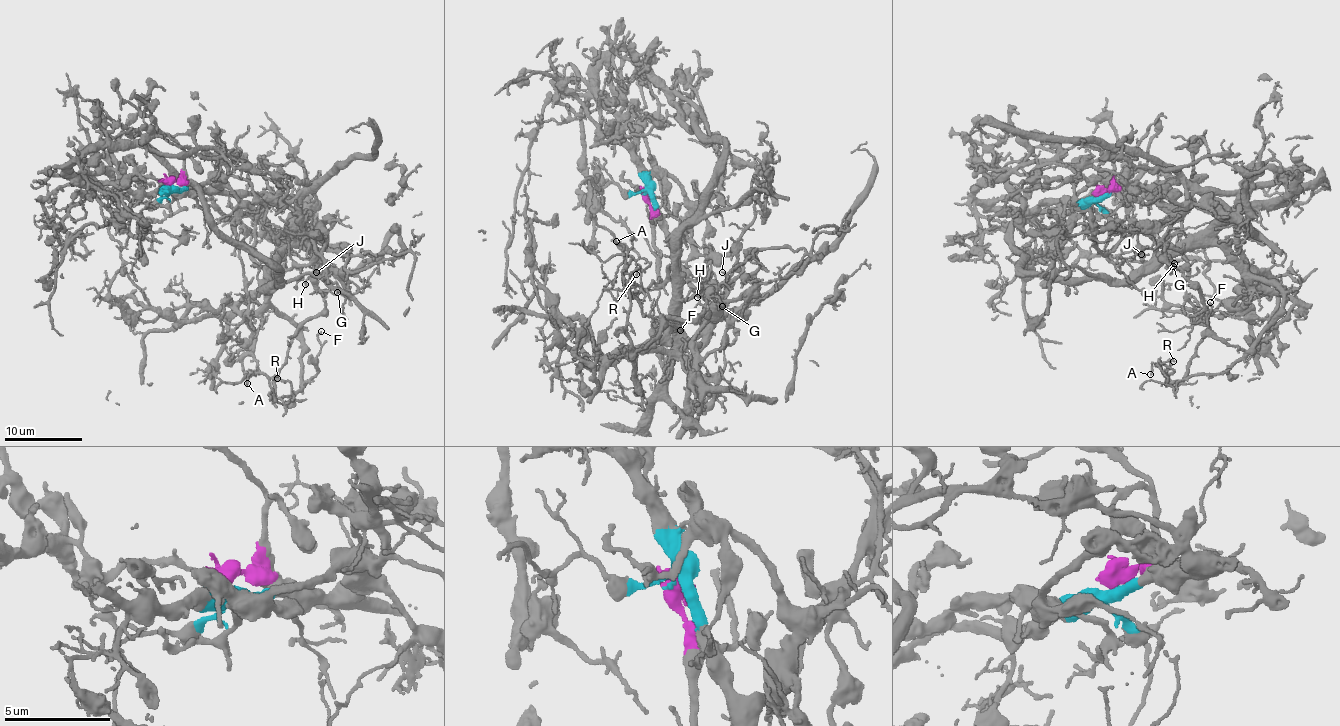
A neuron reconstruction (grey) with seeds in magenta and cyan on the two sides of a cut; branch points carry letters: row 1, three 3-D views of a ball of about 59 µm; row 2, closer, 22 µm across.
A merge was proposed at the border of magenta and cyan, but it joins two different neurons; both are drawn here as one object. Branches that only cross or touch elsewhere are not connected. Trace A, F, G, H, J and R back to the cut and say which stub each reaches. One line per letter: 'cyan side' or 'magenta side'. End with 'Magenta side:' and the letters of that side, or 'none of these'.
A: magenta side
F: magenta side
G: cyan side
H: cyan side
J: cyan side
R: magenta side
Magenta side: A, F, R

